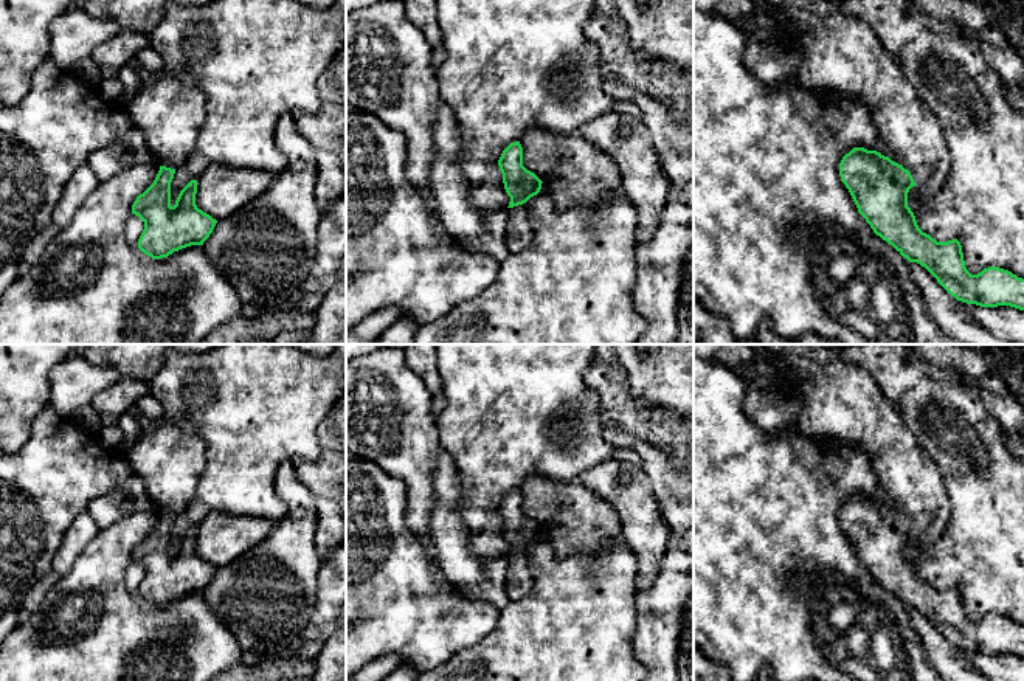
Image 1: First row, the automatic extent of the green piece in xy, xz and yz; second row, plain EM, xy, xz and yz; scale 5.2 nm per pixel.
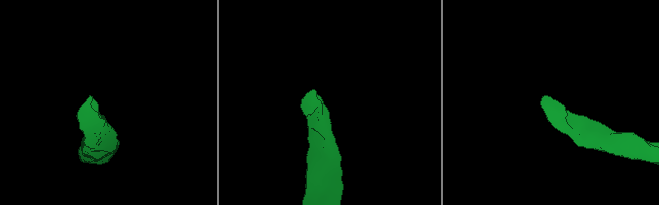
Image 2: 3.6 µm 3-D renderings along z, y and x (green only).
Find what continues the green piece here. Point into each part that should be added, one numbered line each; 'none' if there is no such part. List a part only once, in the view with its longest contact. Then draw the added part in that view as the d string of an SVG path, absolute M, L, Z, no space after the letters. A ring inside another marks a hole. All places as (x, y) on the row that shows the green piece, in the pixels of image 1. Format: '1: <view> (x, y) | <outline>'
1: yz (841, 56) | M836 0L766 3L801 29L791 31L754 3L754 12L735 22L746 37L771 29L793 39L802 51L797 82L815 93L861 102L877 132L877 152L908 169L917 186L939 191L950 171L946 140L874 29L841 11Z

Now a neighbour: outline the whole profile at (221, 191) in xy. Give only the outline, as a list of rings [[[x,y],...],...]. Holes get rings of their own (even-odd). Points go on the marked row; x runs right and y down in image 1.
[[[213,166],[197,178],[195,205],[220,220],[261,197],[273,180],[267,171]]]

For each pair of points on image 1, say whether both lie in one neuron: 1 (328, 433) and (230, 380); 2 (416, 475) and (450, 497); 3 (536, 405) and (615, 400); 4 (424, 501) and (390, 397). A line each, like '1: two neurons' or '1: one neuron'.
1: two neurons
2: two neurons
3: two neurons
4: one neuron

